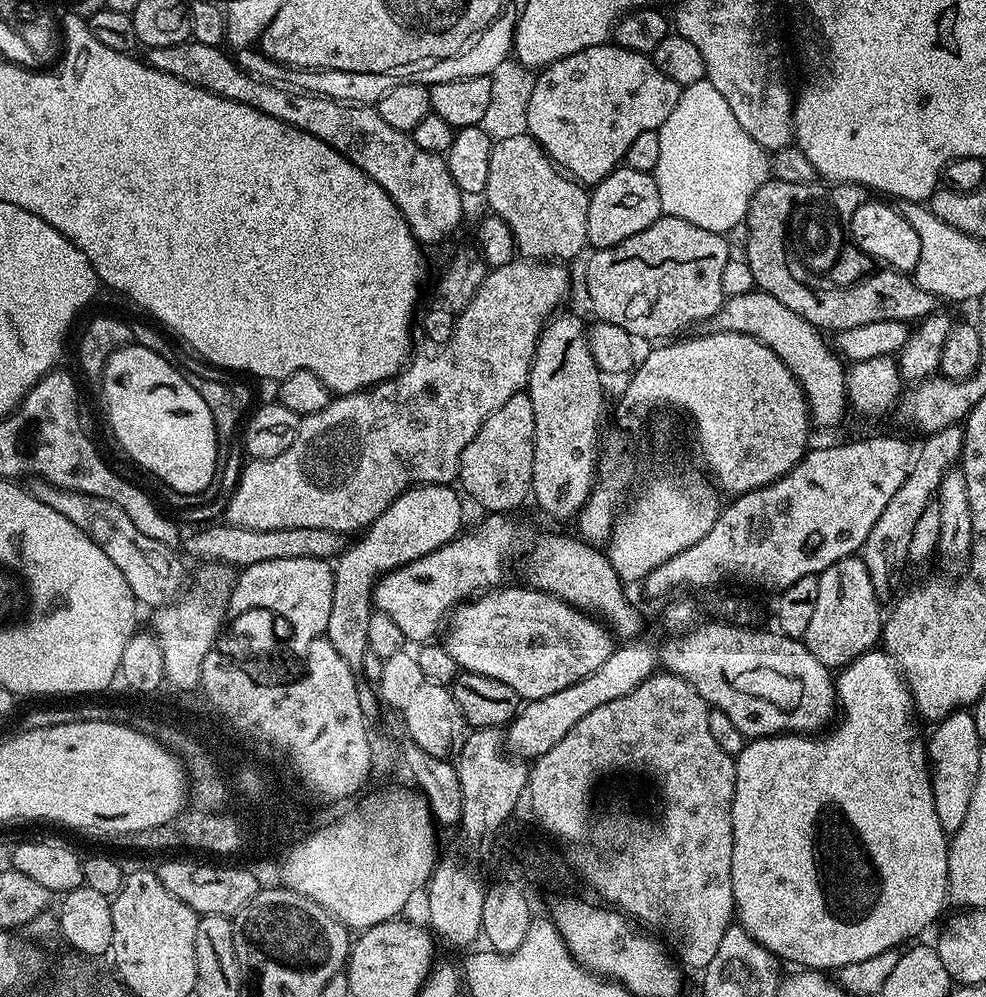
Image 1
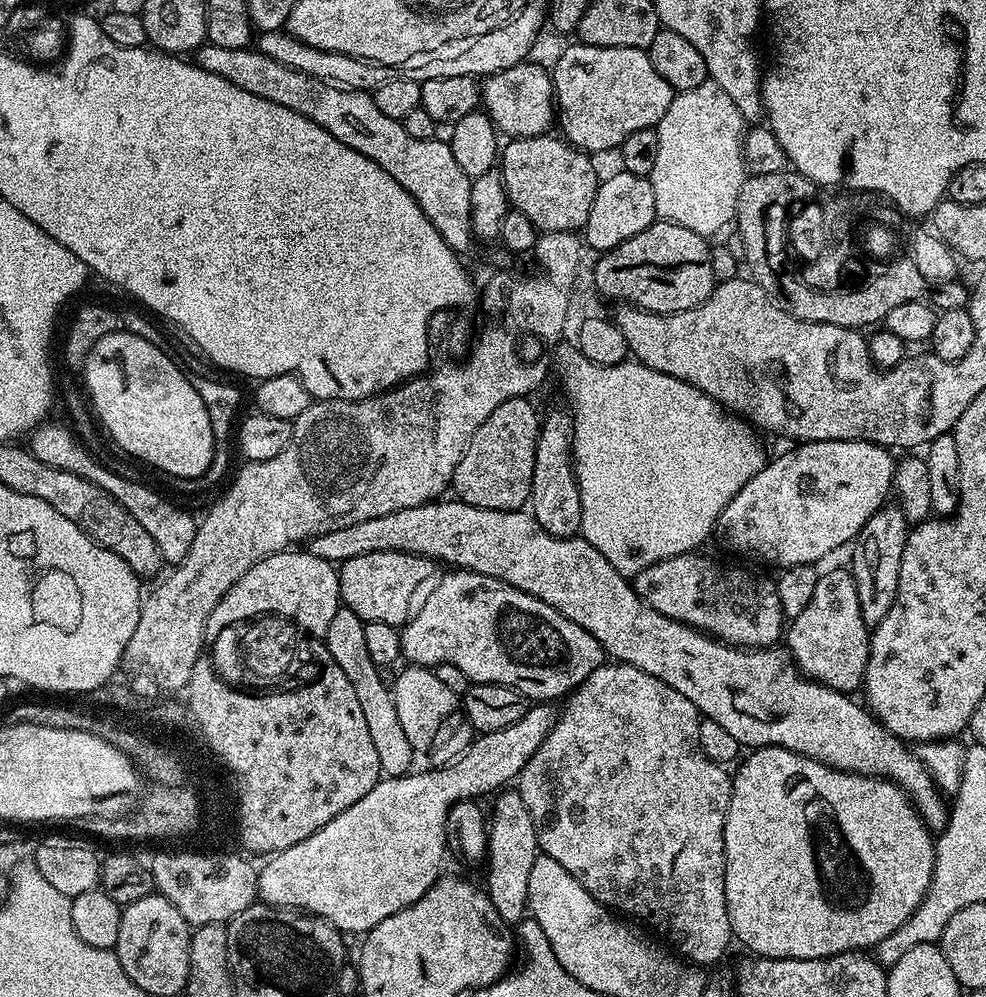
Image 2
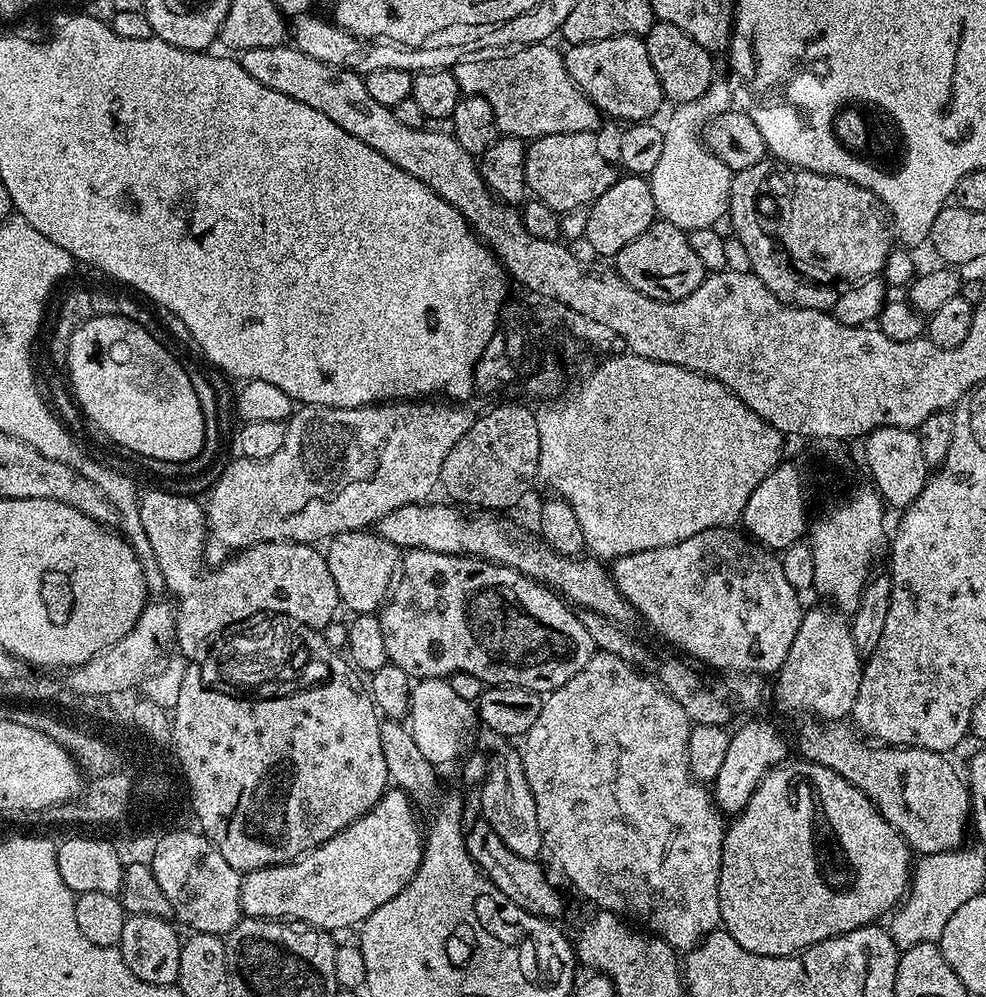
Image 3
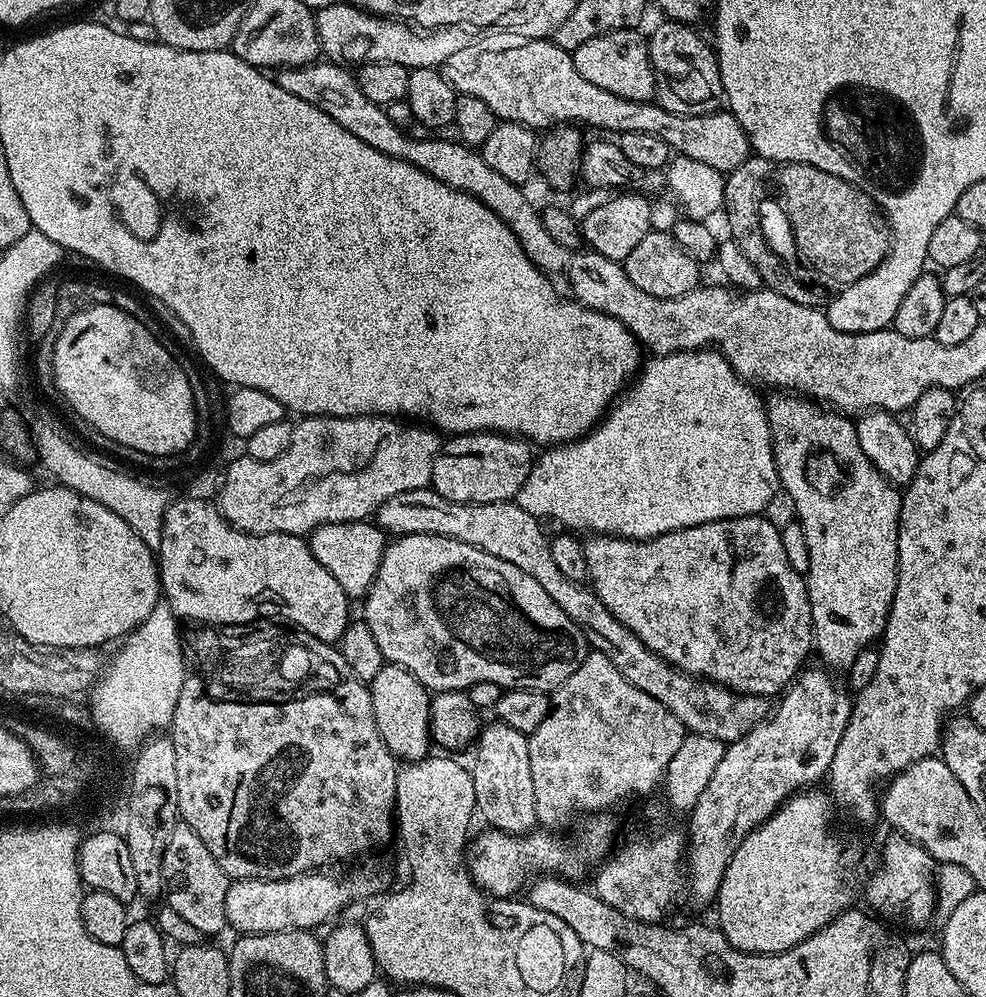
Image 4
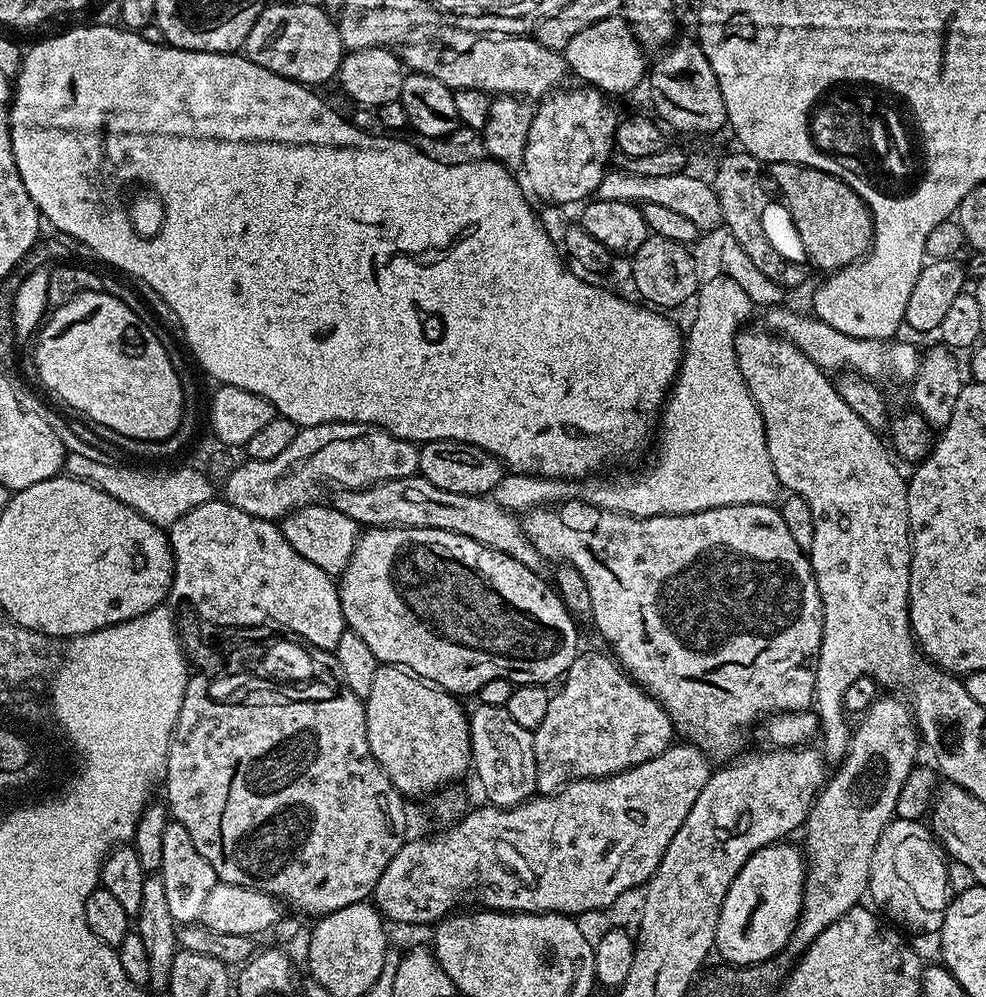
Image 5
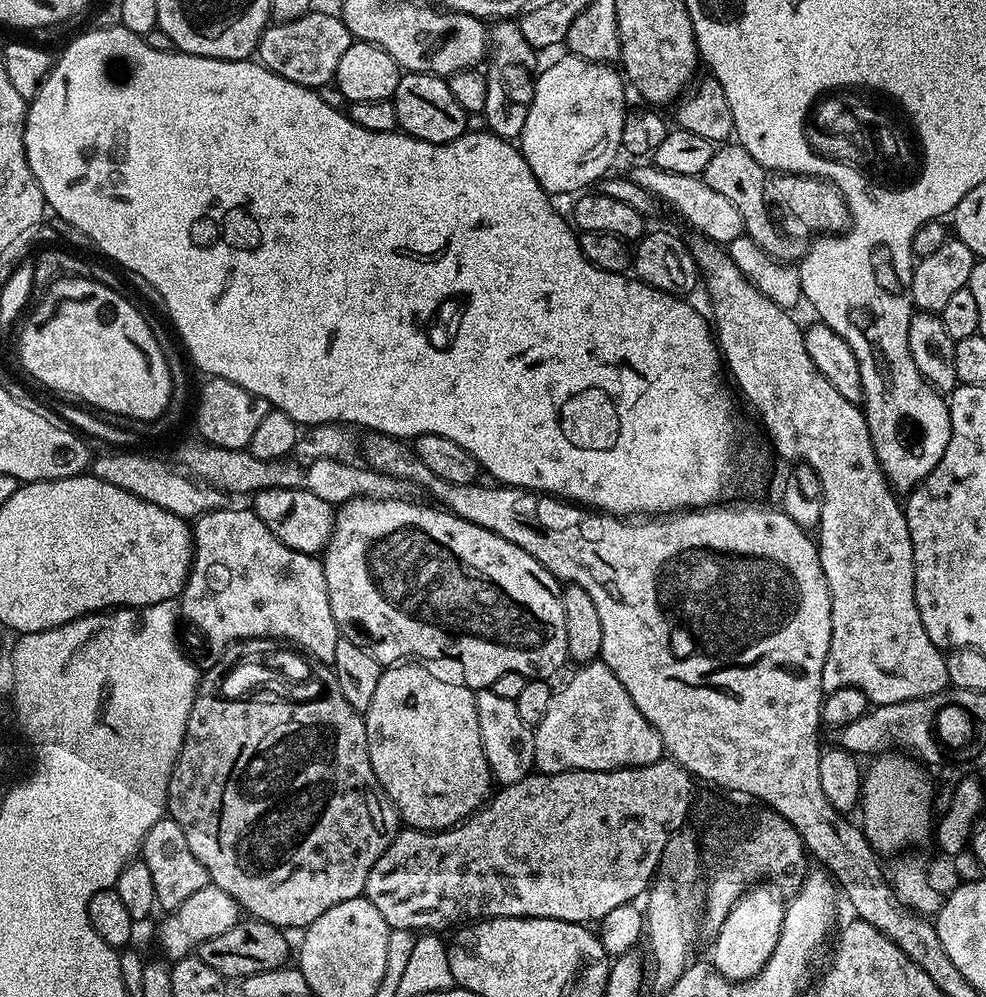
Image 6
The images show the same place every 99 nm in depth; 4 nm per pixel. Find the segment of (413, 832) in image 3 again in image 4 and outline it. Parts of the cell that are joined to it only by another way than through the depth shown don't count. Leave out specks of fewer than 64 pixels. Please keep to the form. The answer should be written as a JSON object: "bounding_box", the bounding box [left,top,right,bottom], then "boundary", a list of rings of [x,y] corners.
{"bounding_box":[226,868,385,936],"boundary":[[[372,868],[356,872],[340,881],[326,873],[317,870],[285,880],[232,880],[226,890],[227,927],[233,928],[236,934],[246,936],[257,936],[263,932],[316,930],[319,924],[338,915],[351,900],[385,891],[383,874]]]}

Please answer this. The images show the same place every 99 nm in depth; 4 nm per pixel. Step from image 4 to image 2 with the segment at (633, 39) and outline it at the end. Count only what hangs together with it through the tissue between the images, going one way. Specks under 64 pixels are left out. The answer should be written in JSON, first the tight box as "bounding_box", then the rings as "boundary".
{"bounding_box":[550,42,674,154],"boundary":[[[573,42],[564,53],[556,60],[556,65],[551,65],[550,75],[552,78],[552,91],[556,107],[558,109],[558,128],[561,128],[563,139],[572,144],[582,152],[589,154],[597,154],[596,152],[608,152],[619,149],[620,143],[626,138],[630,138],[630,134],[635,134],[638,130],[646,130],[647,128],[656,128],[666,110],[669,109],[674,97],[674,89],[666,82],[666,78],[662,78],[662,74],[658,74],[658,70],[654,70],[654,62],[650,62],[648,53],[642,49],[619,48],[618,46],[594,46]]]}

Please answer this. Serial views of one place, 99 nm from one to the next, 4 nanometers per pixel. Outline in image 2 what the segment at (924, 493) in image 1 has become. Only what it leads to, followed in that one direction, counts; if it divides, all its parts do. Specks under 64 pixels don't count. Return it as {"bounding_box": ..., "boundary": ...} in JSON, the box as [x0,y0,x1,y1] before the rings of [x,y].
{"bounding_box":[850,502,910,626],"boundary":[[[888,502],[862,526],[855,541],[850,571],[858,590],[862,618],[870,626],[880,624],[882,618],[890,614],[890,606],[894,606],[894,598],[898,594],[898,570],[902,570],[902,550],[906,550],[909,531],[910,525],[903,510]]]}

